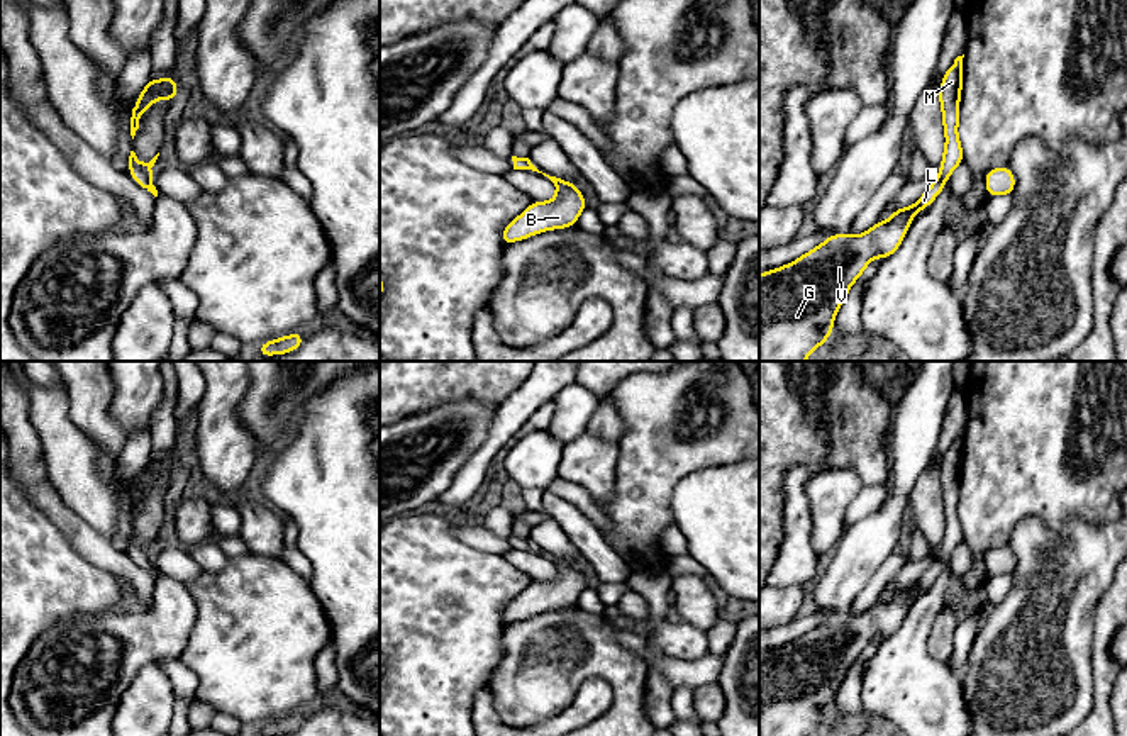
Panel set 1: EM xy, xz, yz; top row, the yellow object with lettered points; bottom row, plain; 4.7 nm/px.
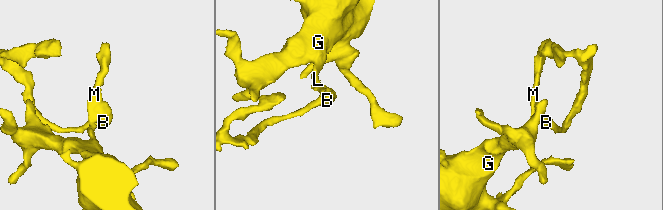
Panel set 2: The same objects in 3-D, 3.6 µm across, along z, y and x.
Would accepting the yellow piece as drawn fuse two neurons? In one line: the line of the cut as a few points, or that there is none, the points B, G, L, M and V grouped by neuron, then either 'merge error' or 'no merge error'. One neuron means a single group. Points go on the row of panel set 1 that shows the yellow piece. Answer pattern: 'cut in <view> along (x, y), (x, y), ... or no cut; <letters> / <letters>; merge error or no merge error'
no cut; B G L M V; no merge error

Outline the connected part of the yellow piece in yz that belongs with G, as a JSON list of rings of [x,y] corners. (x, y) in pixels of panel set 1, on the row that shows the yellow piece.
[[[964,54],[954,59],[939,86],[946,148],[939,175],[922,197],[910,207],[897,209],[886,222],[878,220],[859,236],[832,234],[793,263],[759,275],[759,361],[805,361],[815,348],[827,343],[841,304],[869,261],[876,256],[890,258],[900,248],[913,215],[925,210],[947,187],[946,180],[964,161],[958,136],[963,58]]]

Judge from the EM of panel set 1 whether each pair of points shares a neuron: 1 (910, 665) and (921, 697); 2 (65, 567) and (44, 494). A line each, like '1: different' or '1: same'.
1: same
2: different

